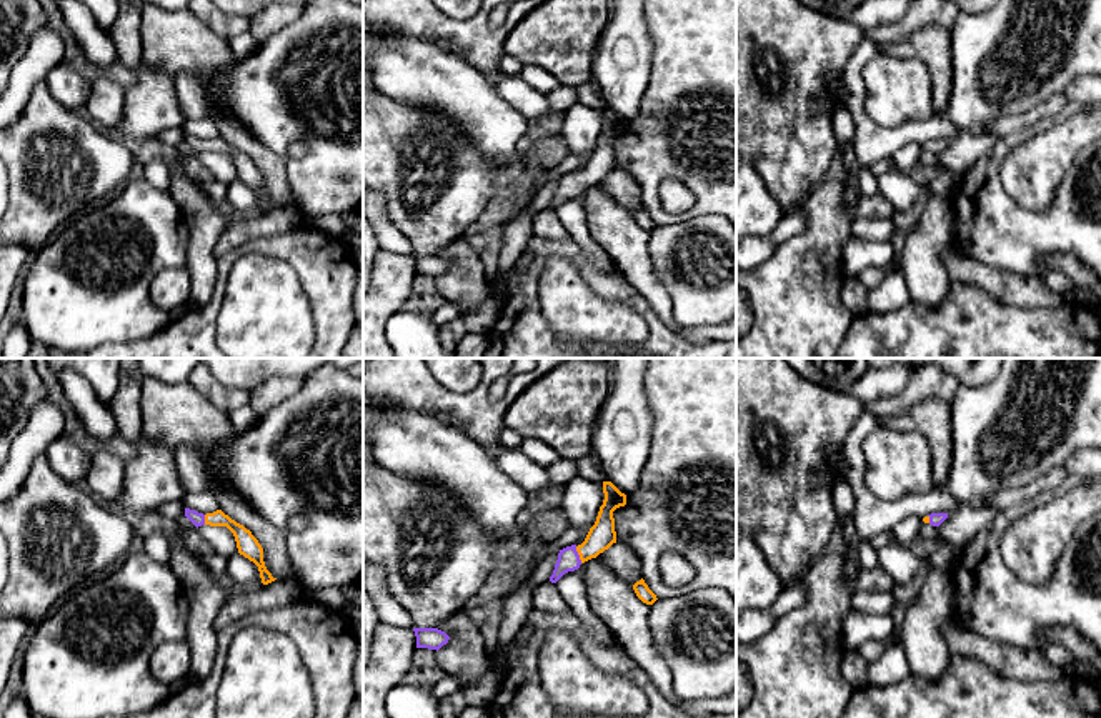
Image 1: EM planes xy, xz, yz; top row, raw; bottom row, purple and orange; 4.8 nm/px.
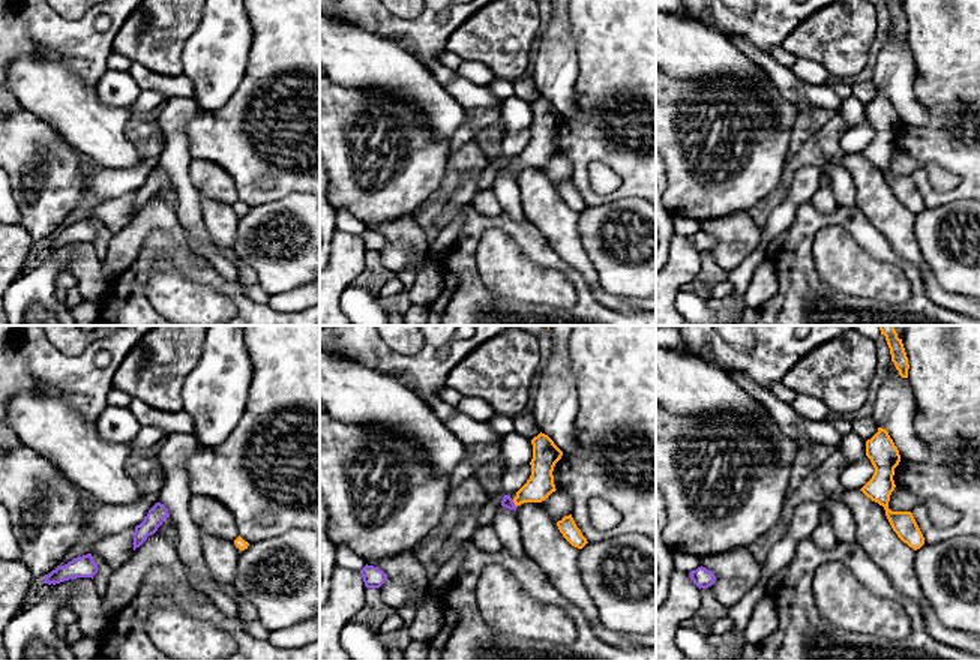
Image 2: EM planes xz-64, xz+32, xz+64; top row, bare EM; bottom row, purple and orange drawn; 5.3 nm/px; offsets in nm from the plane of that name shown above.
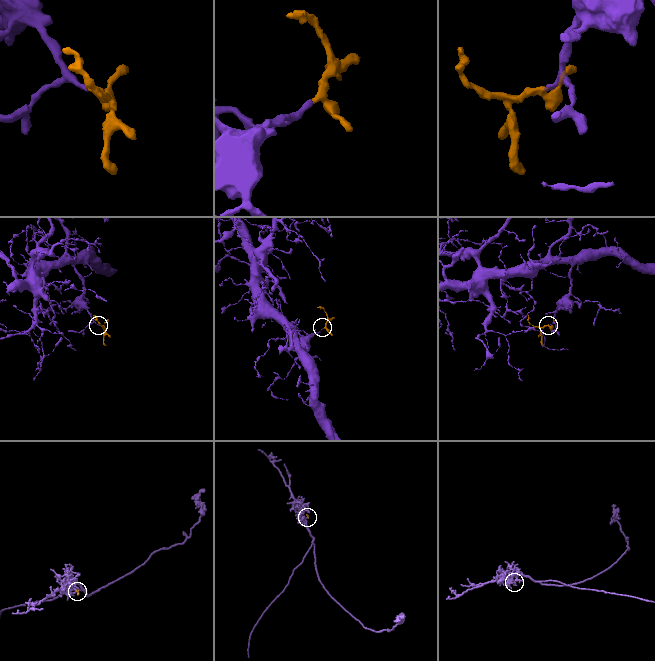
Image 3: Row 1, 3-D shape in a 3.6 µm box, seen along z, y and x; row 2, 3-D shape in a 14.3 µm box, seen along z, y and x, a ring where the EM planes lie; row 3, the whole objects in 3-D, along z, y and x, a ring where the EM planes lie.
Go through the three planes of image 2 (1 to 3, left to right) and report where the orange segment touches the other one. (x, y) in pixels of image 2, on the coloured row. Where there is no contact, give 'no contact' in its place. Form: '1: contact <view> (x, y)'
1: no contact
2: contact xz+32 (514, 503)
3: no contact

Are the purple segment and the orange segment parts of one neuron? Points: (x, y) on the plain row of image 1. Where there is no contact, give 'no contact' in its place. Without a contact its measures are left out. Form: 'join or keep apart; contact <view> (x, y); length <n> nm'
join; contact xz (578, 182); length 90 nm

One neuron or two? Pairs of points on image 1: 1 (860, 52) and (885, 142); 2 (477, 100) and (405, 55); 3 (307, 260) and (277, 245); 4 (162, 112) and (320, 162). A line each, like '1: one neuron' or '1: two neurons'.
1: one neuron
2: one neuron
3: one neuron
4: two neurons

